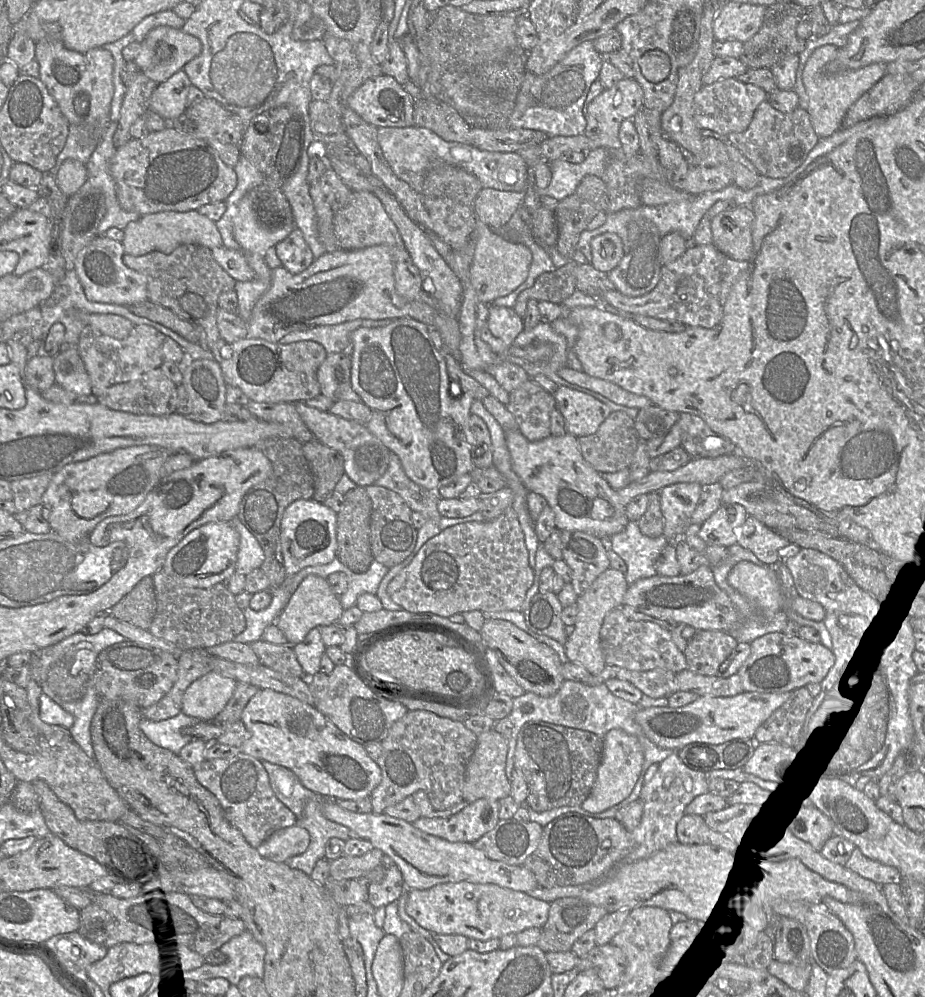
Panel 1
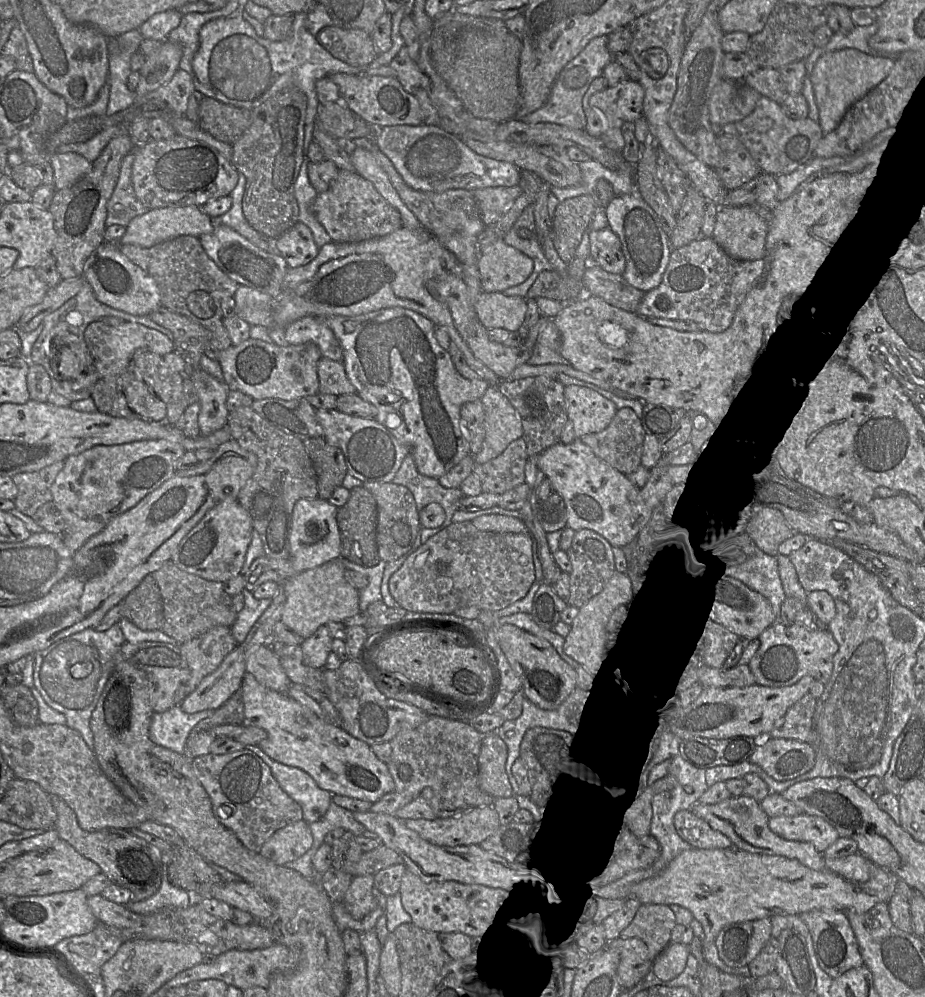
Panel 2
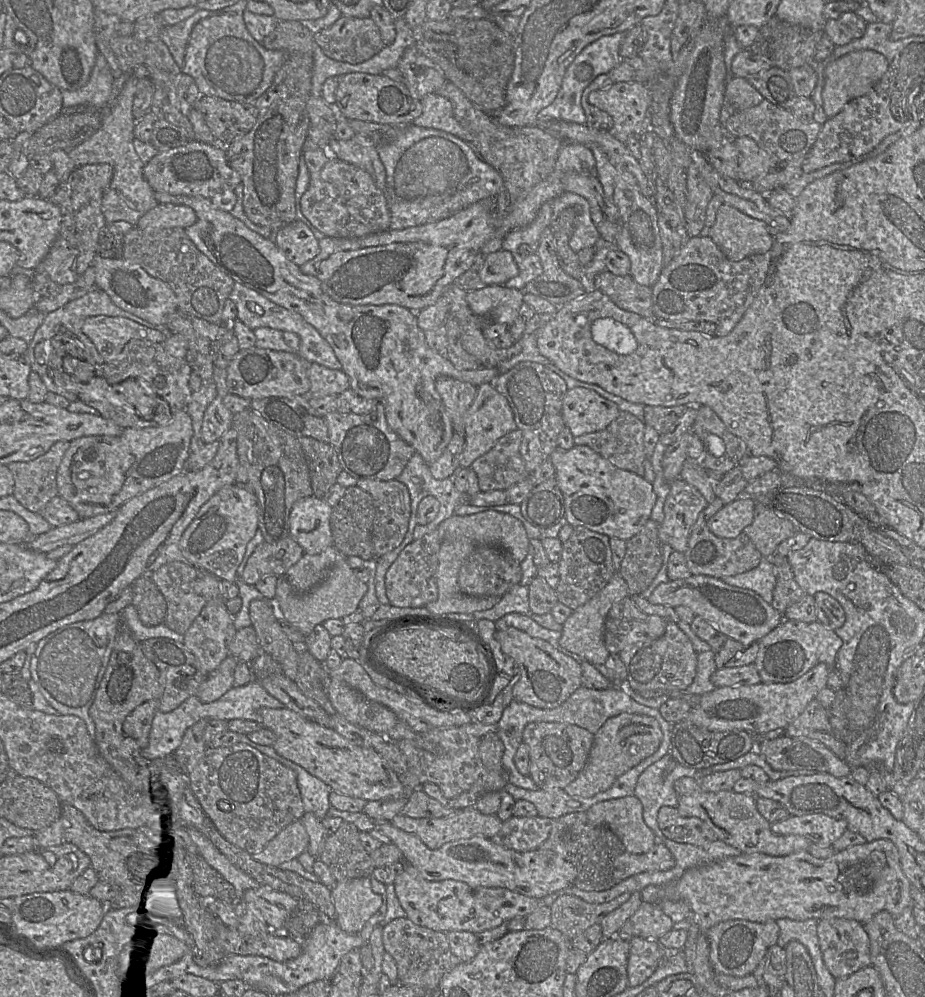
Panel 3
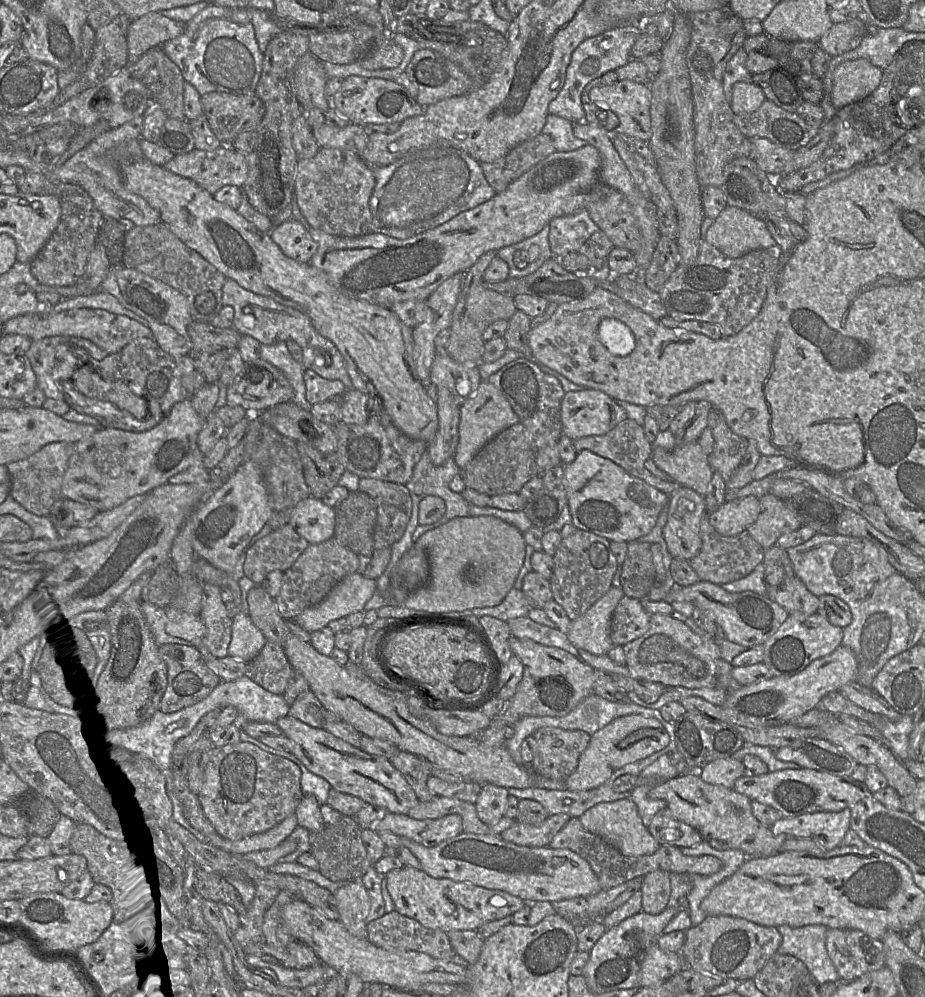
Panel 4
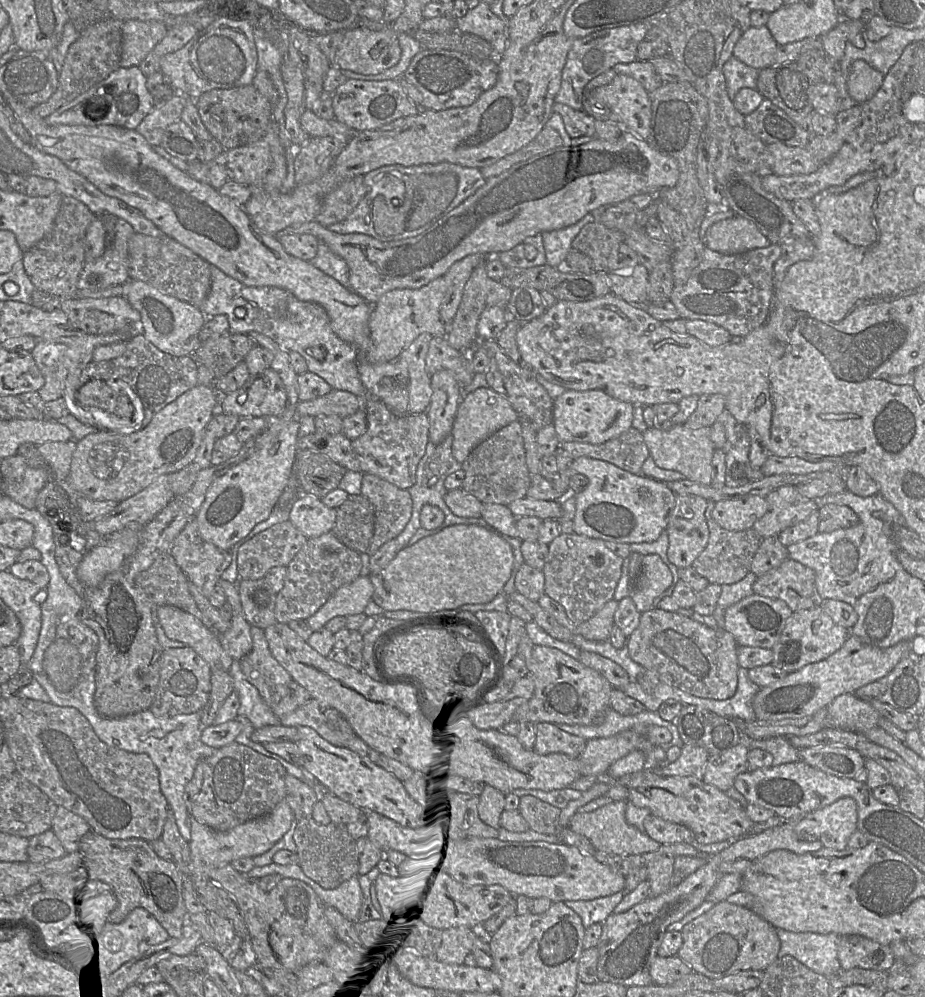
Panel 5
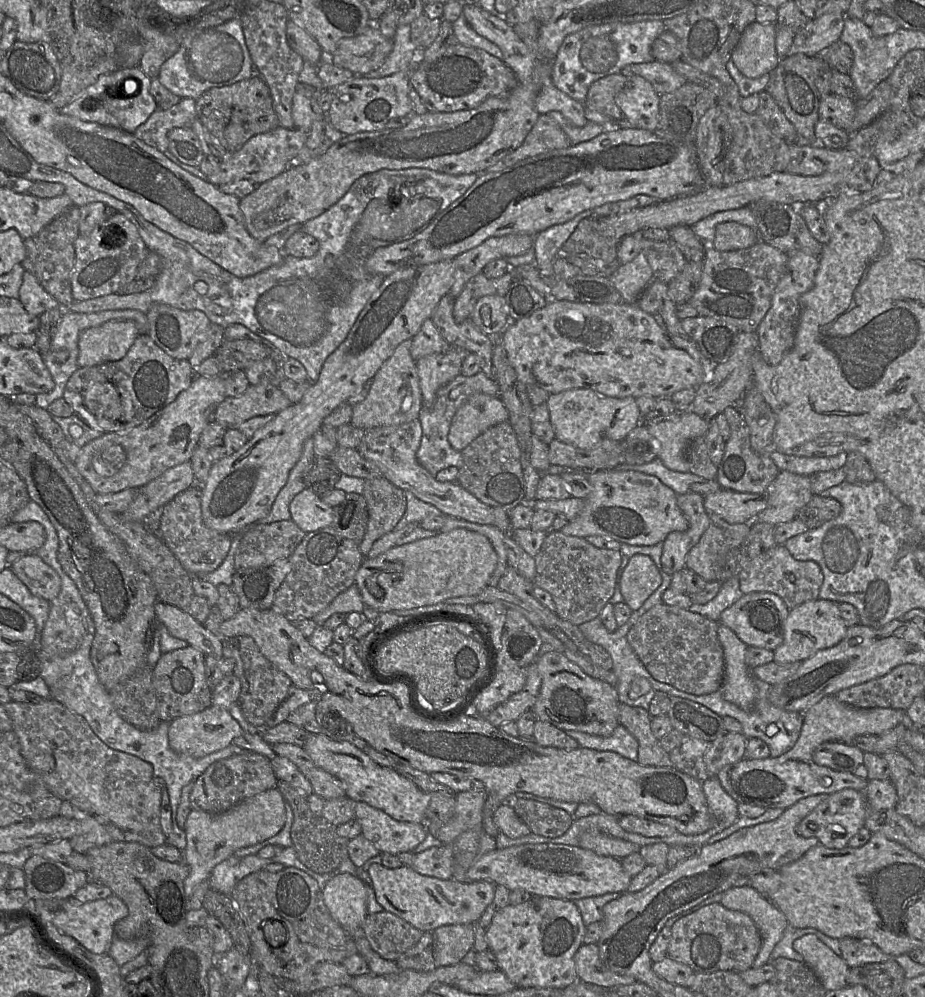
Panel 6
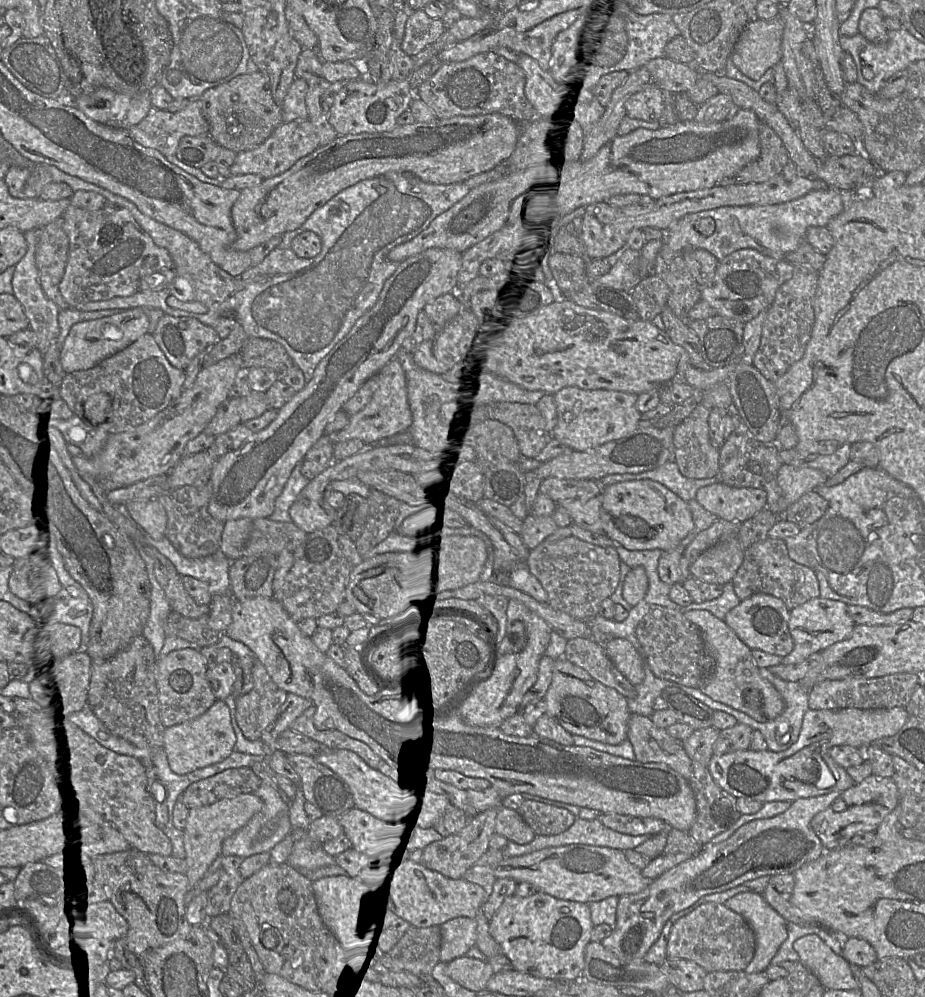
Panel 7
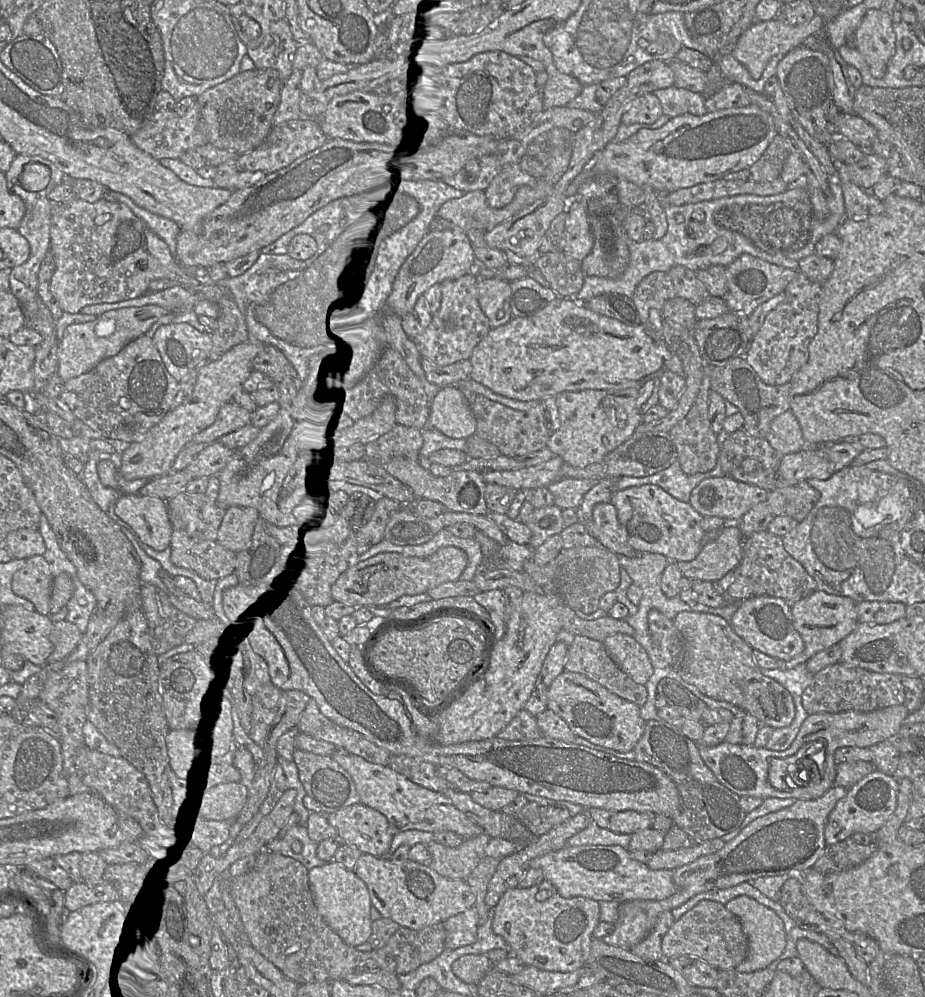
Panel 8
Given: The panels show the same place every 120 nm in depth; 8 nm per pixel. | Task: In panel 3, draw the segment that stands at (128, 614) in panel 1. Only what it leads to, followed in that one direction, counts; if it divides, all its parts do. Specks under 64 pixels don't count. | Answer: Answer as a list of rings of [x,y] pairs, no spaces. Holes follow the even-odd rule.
[[[142,575],[133,585],[132,605],[146,626],[164,623],[167,614],[166,600],[150,575]]]

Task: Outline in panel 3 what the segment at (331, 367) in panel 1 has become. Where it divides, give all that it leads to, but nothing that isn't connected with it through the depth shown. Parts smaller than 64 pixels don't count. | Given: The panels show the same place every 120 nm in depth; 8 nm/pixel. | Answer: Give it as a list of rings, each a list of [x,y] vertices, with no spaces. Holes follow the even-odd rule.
[[[317,363],[309,365],[309,397],[320,398],[328,395],[340,395],[350,389],[349,377],[343,370],[330,369]]]

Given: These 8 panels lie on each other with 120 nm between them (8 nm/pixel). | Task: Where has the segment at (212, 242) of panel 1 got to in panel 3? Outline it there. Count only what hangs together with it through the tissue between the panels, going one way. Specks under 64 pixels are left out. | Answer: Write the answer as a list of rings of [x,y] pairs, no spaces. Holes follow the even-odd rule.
[[[159,203],[155,208],[145,213],[138,221],[139,229],[186,229],[197,221],[195,211],[184,205]]]

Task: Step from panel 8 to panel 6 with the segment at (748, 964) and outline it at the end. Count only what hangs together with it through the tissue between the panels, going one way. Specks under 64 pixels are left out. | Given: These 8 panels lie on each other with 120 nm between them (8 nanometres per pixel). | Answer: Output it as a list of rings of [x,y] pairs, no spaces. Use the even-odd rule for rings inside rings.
[[[751,886],[731,887],[722,895],[720,904],[726,909],[746,913],[760,933],[762,944],[752,967],[760,968],[769,963],[770,955],[788,925],[785,915]]]

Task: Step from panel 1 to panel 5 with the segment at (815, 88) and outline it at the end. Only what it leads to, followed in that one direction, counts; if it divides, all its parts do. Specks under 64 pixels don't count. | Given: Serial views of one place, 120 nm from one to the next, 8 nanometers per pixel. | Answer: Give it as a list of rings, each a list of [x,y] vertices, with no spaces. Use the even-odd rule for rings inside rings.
[[[862,59],[851,64],[848,75],[848,93],[857,103],[870,100],[880,89],[884,75]]]

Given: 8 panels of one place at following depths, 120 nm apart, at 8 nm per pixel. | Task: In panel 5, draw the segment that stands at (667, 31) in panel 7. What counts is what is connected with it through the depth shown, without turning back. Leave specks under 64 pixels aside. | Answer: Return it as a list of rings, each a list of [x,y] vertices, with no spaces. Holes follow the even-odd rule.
[[[632,24],[604,29],[573,40],[562,70],[561,86],[554,98],[555,103],[565,104],[574,110],[582,110],[582,95],[586,84],[612,69],[619,63],[637,60],[637,46],[645,38],[651,24]]]

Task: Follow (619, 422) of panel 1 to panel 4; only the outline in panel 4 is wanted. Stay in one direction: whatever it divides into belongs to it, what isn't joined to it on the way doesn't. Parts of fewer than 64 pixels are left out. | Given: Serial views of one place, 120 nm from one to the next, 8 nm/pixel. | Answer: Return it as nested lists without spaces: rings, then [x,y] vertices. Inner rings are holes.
[[[630,418],[623,420],[604,435],[587,436],[573,440],[573,447],[576,452],[587,449],[601,457],[613,461],[630,475],[642,479],[667,495],[671,495],[681,486],[674,480],[662,480],[654,476],[645,467],[645,462],[651,458],[652,455],[652,444],[646,439],[644,427]]]

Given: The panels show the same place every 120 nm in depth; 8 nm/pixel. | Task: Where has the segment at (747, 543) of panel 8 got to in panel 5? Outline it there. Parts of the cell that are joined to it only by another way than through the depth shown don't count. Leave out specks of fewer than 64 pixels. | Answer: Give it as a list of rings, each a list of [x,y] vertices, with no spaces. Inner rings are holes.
[[[790,557],[778,567],[757,577],[753,593],[780,599],[793,612],[816,608],[823,603],[816,588],[815,571]]]

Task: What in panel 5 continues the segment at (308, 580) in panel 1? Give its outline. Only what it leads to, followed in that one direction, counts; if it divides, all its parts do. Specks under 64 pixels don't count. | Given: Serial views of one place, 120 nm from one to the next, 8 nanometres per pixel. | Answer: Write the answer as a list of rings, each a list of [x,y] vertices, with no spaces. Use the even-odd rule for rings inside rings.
[[[359,576],[350,584],[337,589],[327,602],[306,622],[314,632],[323,628],[328,621],[337,616],[363,613],[372,599],[374,586],[369,576]]]

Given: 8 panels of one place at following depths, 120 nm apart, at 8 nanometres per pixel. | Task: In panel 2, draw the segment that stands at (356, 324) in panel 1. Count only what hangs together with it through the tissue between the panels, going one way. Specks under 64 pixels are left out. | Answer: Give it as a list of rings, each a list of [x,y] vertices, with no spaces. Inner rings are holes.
[[[306,316],[289,324],[285,328],[285,339],[289,345],[314,343],[323,358],[343,360],[342,347],[333,331],[316,317]]]

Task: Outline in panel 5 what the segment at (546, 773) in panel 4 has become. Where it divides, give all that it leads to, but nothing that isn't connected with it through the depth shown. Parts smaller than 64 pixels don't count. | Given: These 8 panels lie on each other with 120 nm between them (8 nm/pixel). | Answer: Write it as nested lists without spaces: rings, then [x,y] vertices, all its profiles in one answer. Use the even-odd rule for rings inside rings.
[[[554,723],[535,724],[535,734],[533,751],[539,755],[562,753],[578,759],[586,744],[585,739],[560,730]]]

